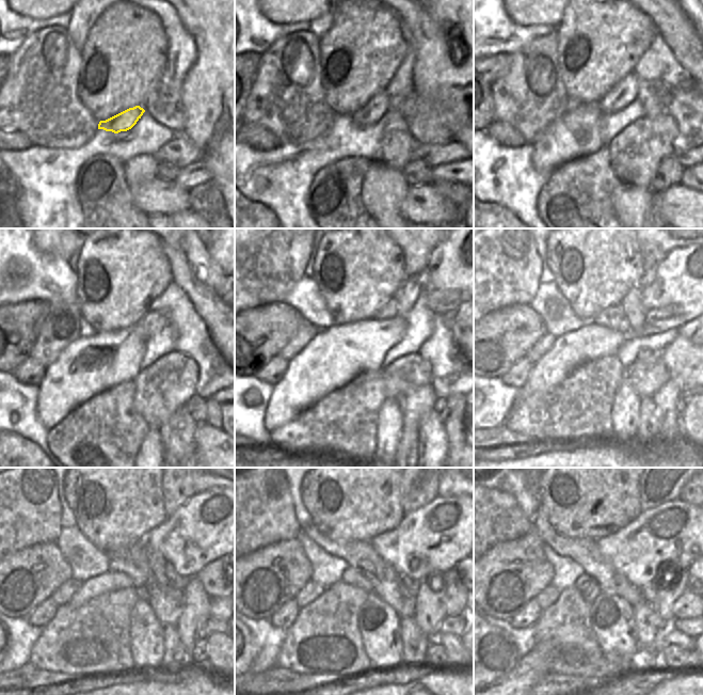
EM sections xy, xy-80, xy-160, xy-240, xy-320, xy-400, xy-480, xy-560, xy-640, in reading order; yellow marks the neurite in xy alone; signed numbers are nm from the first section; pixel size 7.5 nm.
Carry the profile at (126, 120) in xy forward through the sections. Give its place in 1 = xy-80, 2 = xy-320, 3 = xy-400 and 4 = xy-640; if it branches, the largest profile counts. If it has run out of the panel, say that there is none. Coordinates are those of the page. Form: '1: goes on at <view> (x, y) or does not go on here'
1: goes on at xy-80 (376, 108)
2: goes on at xy-320 (403, 301)
3: goes on at xy-400 (651, 259)
4: goes on at xy-640 (656, 489)

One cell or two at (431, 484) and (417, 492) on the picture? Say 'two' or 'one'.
one

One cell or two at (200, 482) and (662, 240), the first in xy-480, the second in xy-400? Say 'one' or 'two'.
one

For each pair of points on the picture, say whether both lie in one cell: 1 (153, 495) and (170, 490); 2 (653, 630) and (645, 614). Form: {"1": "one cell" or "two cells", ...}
{"1": "two cells", "2": "one cell"}

